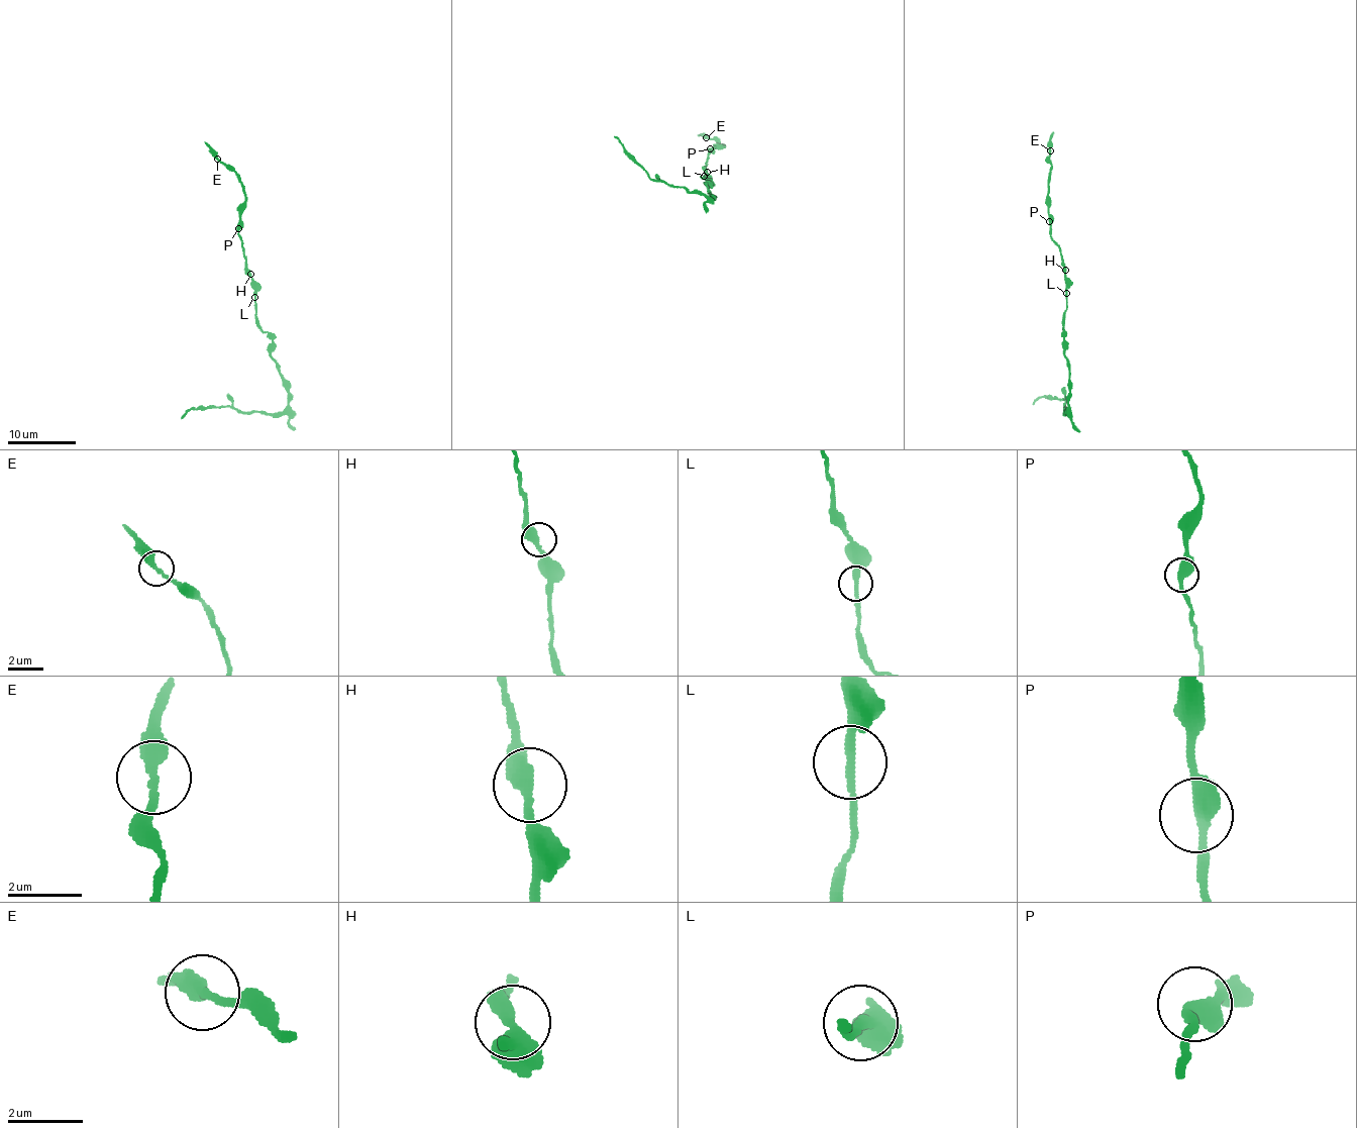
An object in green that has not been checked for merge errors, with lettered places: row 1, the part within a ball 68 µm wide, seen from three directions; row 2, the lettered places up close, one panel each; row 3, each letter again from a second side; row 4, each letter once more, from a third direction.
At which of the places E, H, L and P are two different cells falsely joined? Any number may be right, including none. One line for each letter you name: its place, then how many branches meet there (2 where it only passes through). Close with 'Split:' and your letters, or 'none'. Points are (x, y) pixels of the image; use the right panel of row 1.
Split: none

